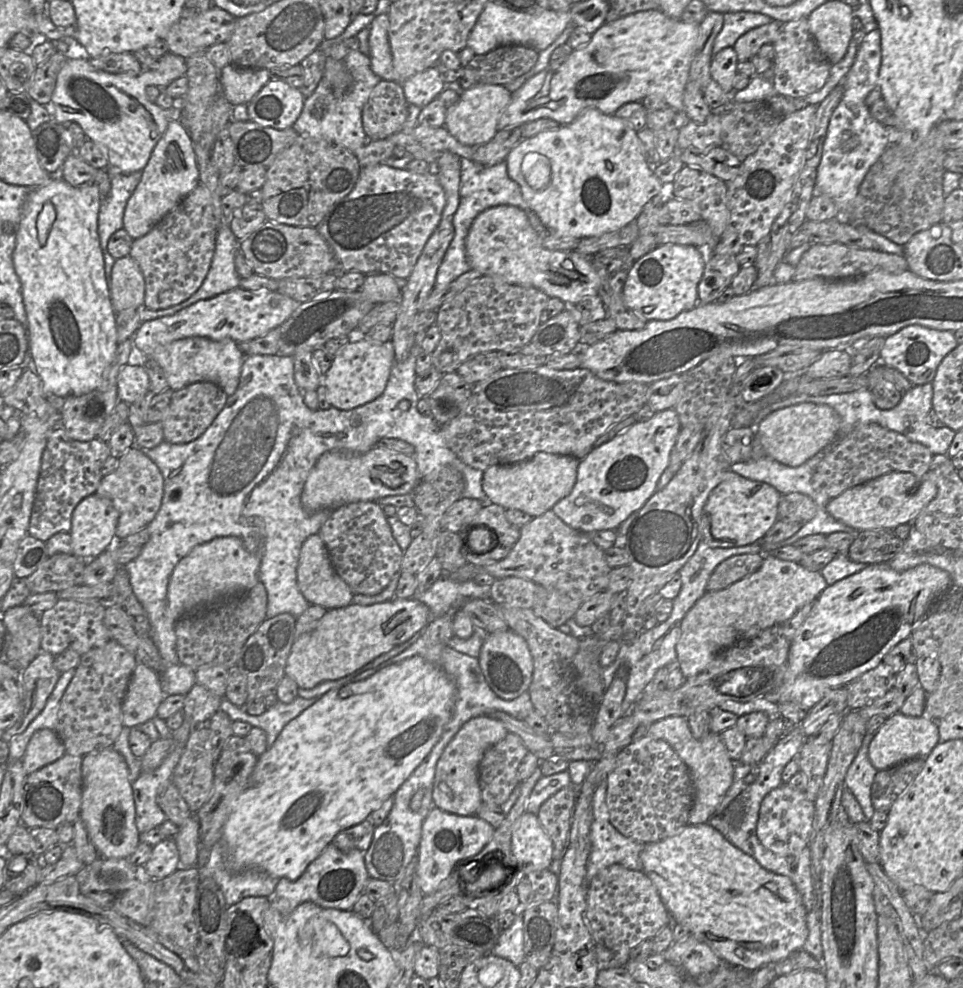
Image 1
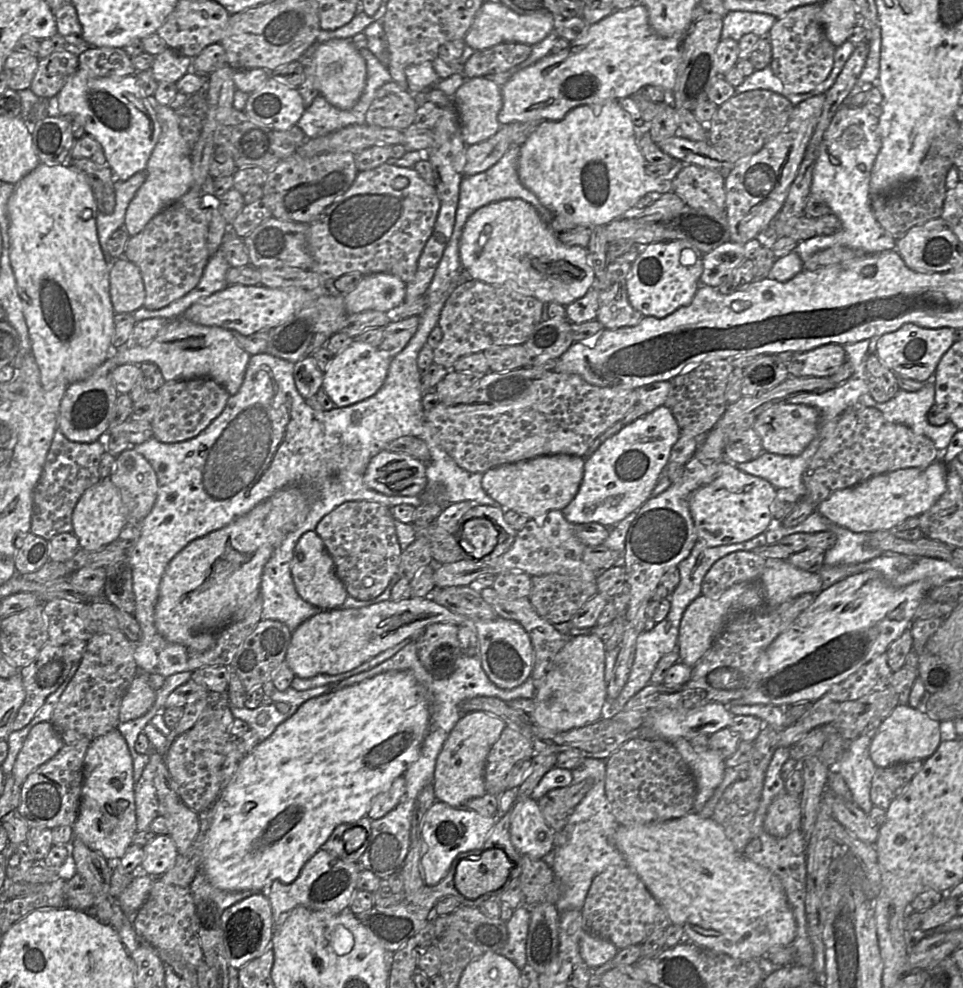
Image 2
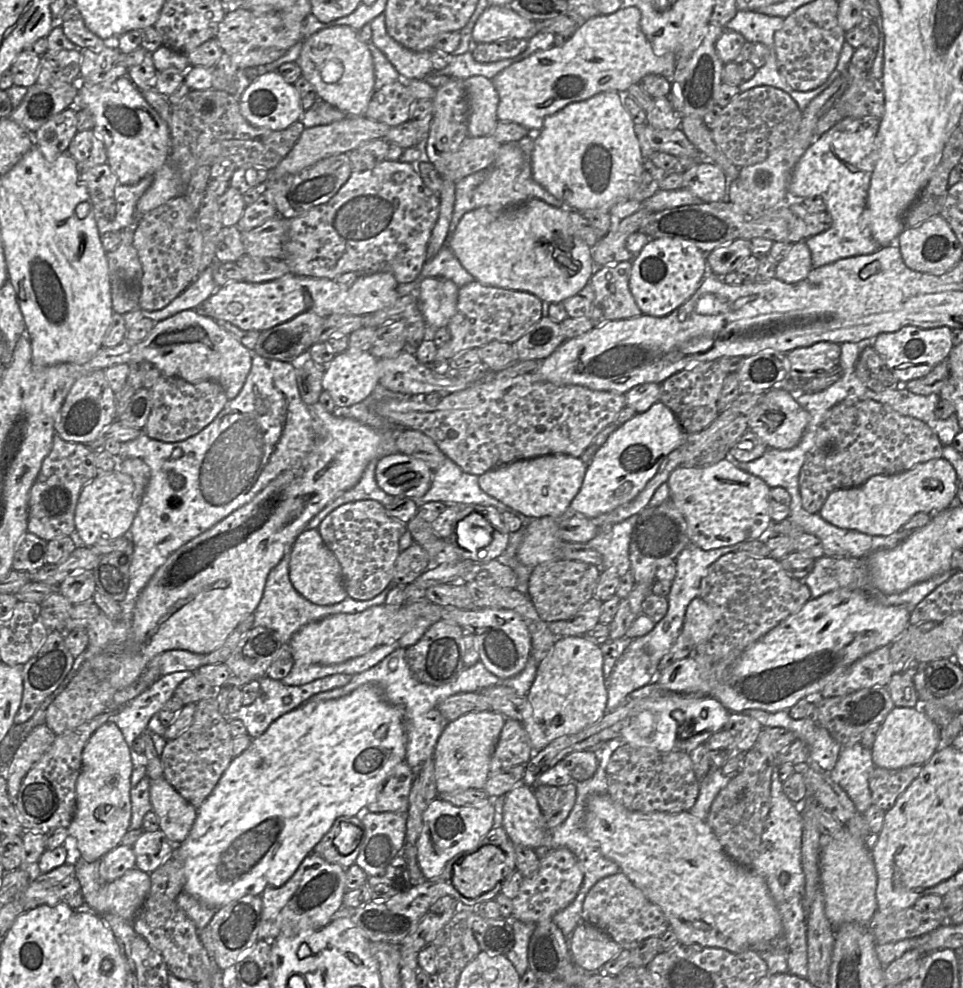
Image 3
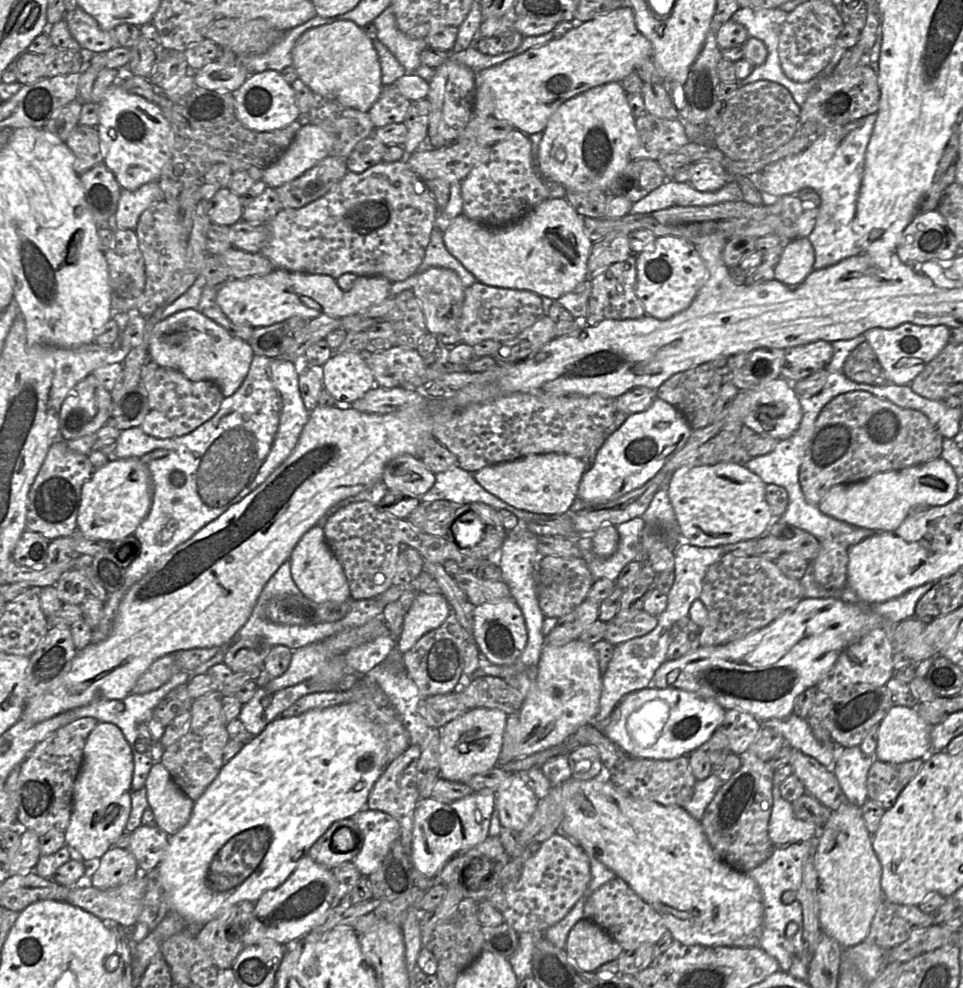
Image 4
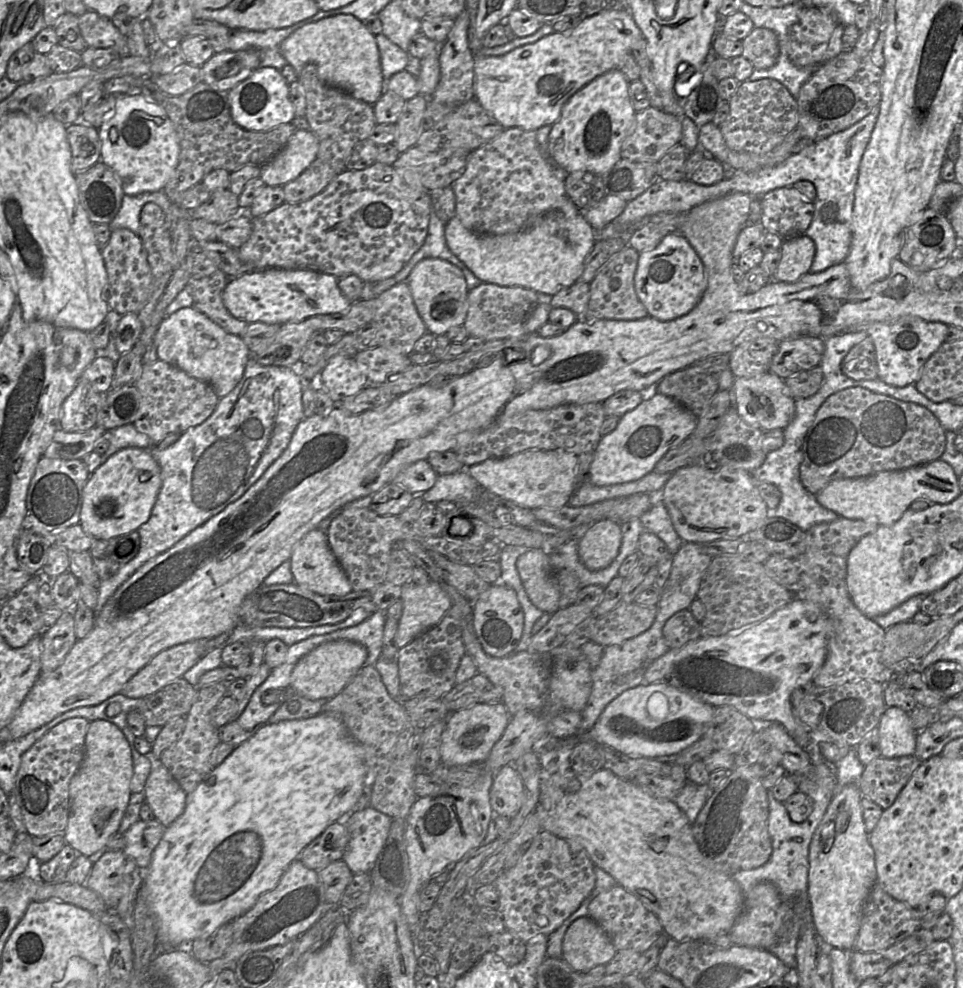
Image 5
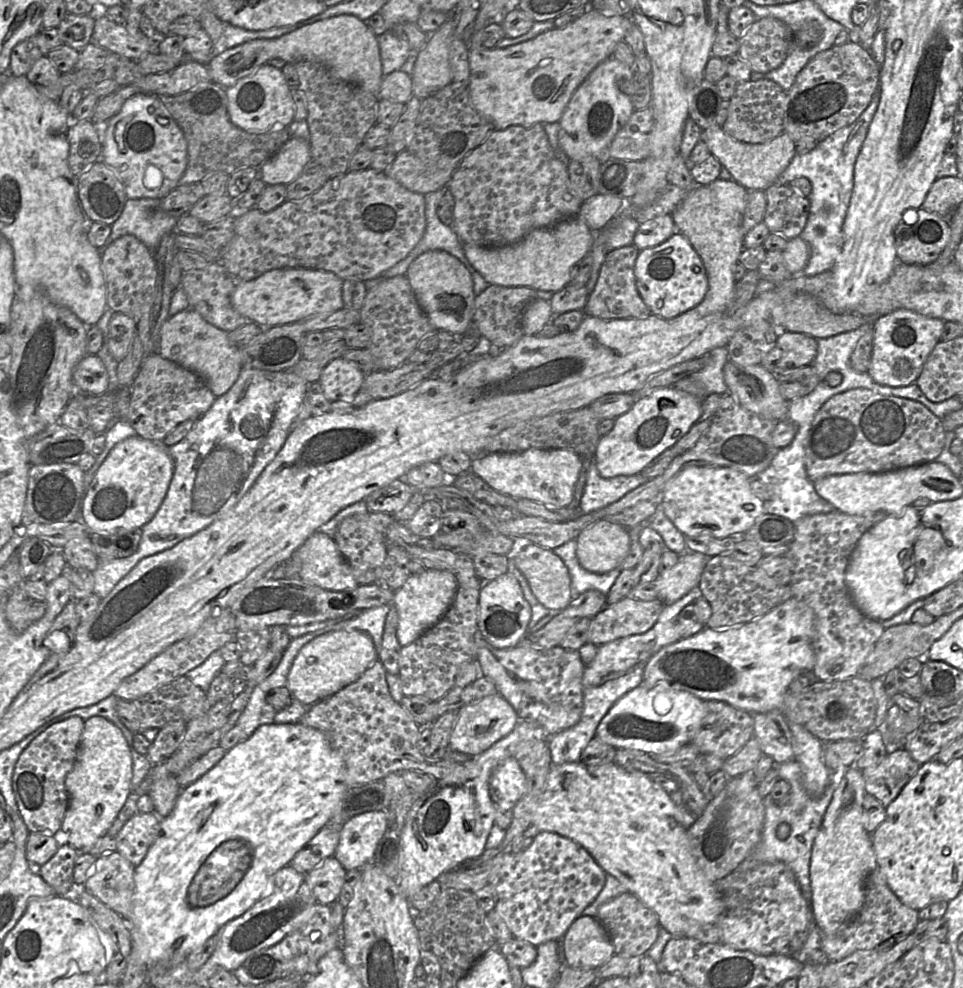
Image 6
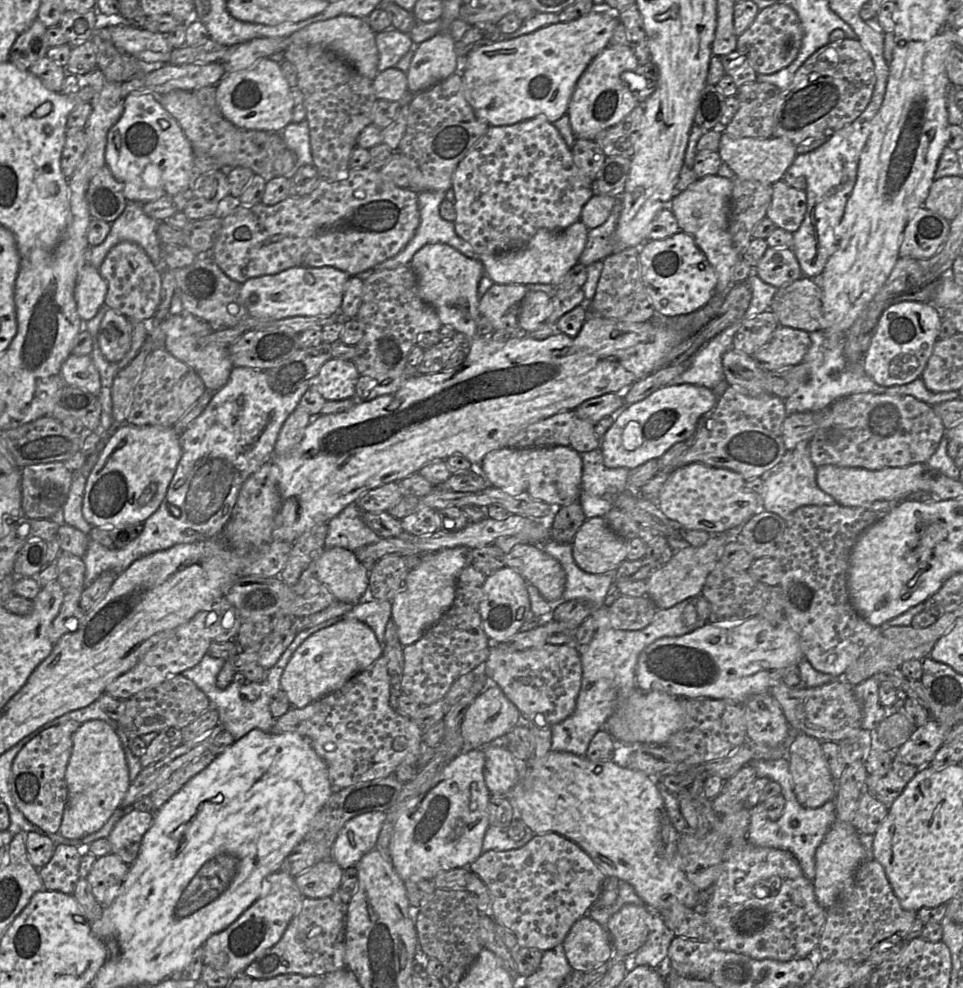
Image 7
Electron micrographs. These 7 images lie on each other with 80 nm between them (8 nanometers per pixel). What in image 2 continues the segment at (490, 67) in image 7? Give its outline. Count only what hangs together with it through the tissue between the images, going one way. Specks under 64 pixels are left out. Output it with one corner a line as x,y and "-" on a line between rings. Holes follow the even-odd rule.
644,5
615,10
597,23
588,25
585,35
570,42
570,47
564,52
557,55
548,54
535,64
515,72
501,87
503,105
498,113
498,121
500,125
531,120
556,121
577,106
619,100
633,95
647,85
660,86
666,92
673,92
685,35
660,36
651,27
648,10

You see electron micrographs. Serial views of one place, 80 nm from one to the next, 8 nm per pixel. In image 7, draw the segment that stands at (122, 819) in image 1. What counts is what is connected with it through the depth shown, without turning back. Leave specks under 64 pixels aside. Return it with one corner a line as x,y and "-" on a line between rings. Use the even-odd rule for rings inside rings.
86,721
74,733
65,782
68,798
59,828
64,838
81,839
97,832
121,805
131,783
129,768
119,736
105,721

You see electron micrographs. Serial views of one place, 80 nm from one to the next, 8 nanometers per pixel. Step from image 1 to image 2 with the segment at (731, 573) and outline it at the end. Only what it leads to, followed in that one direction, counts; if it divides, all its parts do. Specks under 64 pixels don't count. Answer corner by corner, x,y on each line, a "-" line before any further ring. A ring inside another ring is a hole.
736,551
717,560
701,585
701,595
720,596
734,584
759,580
766,559
752,551

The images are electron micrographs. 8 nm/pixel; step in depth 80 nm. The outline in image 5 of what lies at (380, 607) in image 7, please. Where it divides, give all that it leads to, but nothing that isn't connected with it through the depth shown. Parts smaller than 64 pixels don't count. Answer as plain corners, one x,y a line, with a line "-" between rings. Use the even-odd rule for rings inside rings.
386,611
373,612
368,619
356,626
326,634
326,640
334,638
336,640
347,640
364,645
367,649
367,659
365,661
365,666
375,665
382,654
385,619

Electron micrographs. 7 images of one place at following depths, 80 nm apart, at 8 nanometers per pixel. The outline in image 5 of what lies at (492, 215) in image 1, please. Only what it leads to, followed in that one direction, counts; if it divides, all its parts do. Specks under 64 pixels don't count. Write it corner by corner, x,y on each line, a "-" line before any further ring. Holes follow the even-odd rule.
568,199
562,205
532,219
524,229
507,234
477,234
467,229
457,216
446,223
446,243
482,283
521,286
555,295
581,276
584,259
595,242
595,230
582,212

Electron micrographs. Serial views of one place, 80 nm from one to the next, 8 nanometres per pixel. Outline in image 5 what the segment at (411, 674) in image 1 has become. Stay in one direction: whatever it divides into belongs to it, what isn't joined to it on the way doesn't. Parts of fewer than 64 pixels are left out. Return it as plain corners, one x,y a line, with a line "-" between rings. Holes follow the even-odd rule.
319,714
306,719
266,723
249,739
236,746
233,752
203,779
196,789
187,794
184,812
167,828
153,851
149,867
144,871
143,885
146,899
155,916
157,942
167,947
185,946
195,939
211,936
220,926
247,912
258,898
274,889
287,868
298,859
304,847
331,823
350,815
365,791
367,767
362,746
347,732
342,720
334,715

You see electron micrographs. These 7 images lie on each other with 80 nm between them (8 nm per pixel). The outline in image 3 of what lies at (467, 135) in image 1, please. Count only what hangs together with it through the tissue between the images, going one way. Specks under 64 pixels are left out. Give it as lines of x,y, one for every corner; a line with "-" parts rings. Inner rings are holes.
473,76
463,80
468,105
468,135
482,137
492,135
499,119
497,108
499,95
492,79

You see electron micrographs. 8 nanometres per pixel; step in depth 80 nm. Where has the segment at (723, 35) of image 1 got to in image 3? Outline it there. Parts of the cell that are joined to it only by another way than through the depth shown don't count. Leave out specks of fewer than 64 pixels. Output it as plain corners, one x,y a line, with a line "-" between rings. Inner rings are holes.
739,10
726,24
724,29
733,30
743,35
746,41
760,42
767,46
769,51
775,51
774,35
781,29
784,18
770,16
757,11

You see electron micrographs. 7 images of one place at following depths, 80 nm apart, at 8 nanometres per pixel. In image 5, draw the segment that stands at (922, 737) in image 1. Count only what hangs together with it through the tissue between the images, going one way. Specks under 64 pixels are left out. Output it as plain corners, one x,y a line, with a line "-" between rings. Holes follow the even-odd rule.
887,707
878,724
878,731
882,757
914,755
917,733
907,712
899,707

